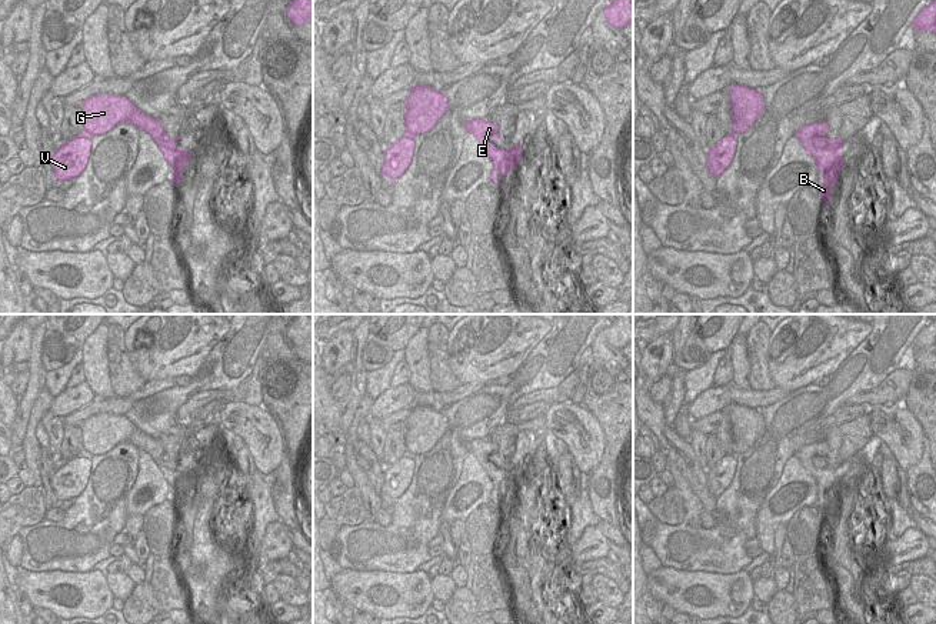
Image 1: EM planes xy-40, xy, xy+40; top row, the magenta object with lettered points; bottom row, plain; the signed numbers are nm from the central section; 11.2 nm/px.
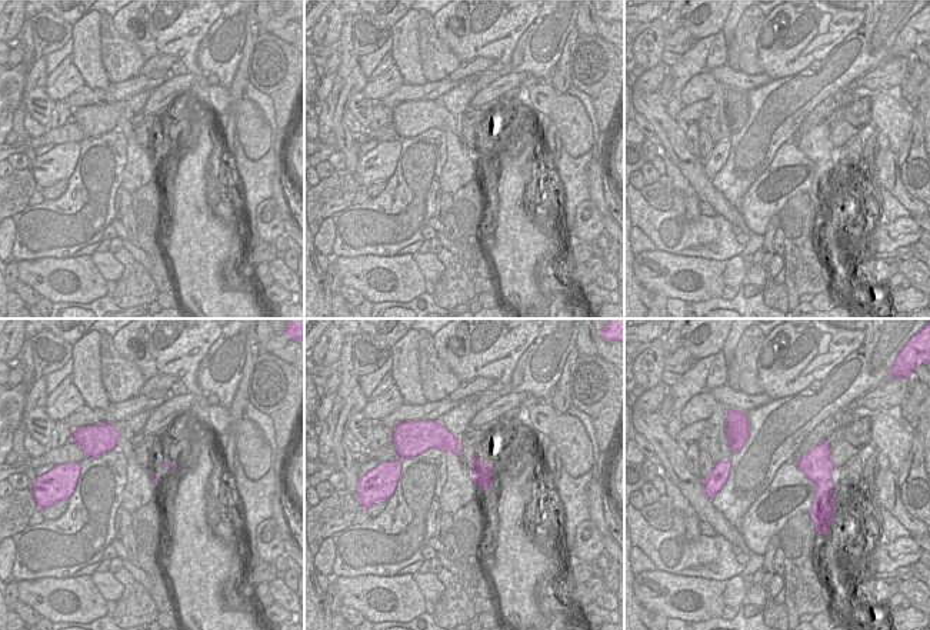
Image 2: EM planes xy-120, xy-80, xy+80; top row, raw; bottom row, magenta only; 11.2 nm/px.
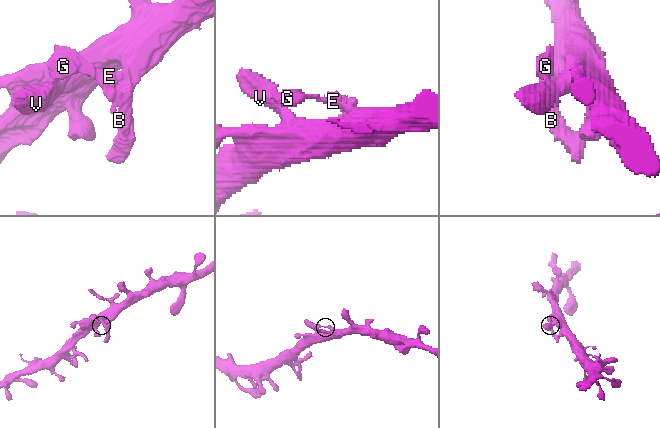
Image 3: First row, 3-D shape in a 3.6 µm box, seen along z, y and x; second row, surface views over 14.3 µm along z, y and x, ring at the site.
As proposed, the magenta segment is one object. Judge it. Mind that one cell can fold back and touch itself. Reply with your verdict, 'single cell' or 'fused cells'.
single cell

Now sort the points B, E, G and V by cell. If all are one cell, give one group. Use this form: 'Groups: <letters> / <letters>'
Groups: B E G V

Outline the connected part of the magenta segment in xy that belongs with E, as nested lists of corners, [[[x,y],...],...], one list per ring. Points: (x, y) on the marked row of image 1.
[[[474,119],[464,123],[464,130],[473,134],[480,146],[486,150],[489,158],[492,160],[493,170],[490,174],[490,181],[497,184],[499,174],[503,173],[506,177],[519,164],[522,157],[522,144],[512,146],[509,150],[499,149],[489,139],[494,137],[502,140],[499,126],[483,119]]]

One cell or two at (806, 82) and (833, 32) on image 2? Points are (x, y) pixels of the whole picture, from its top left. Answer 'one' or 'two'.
two

